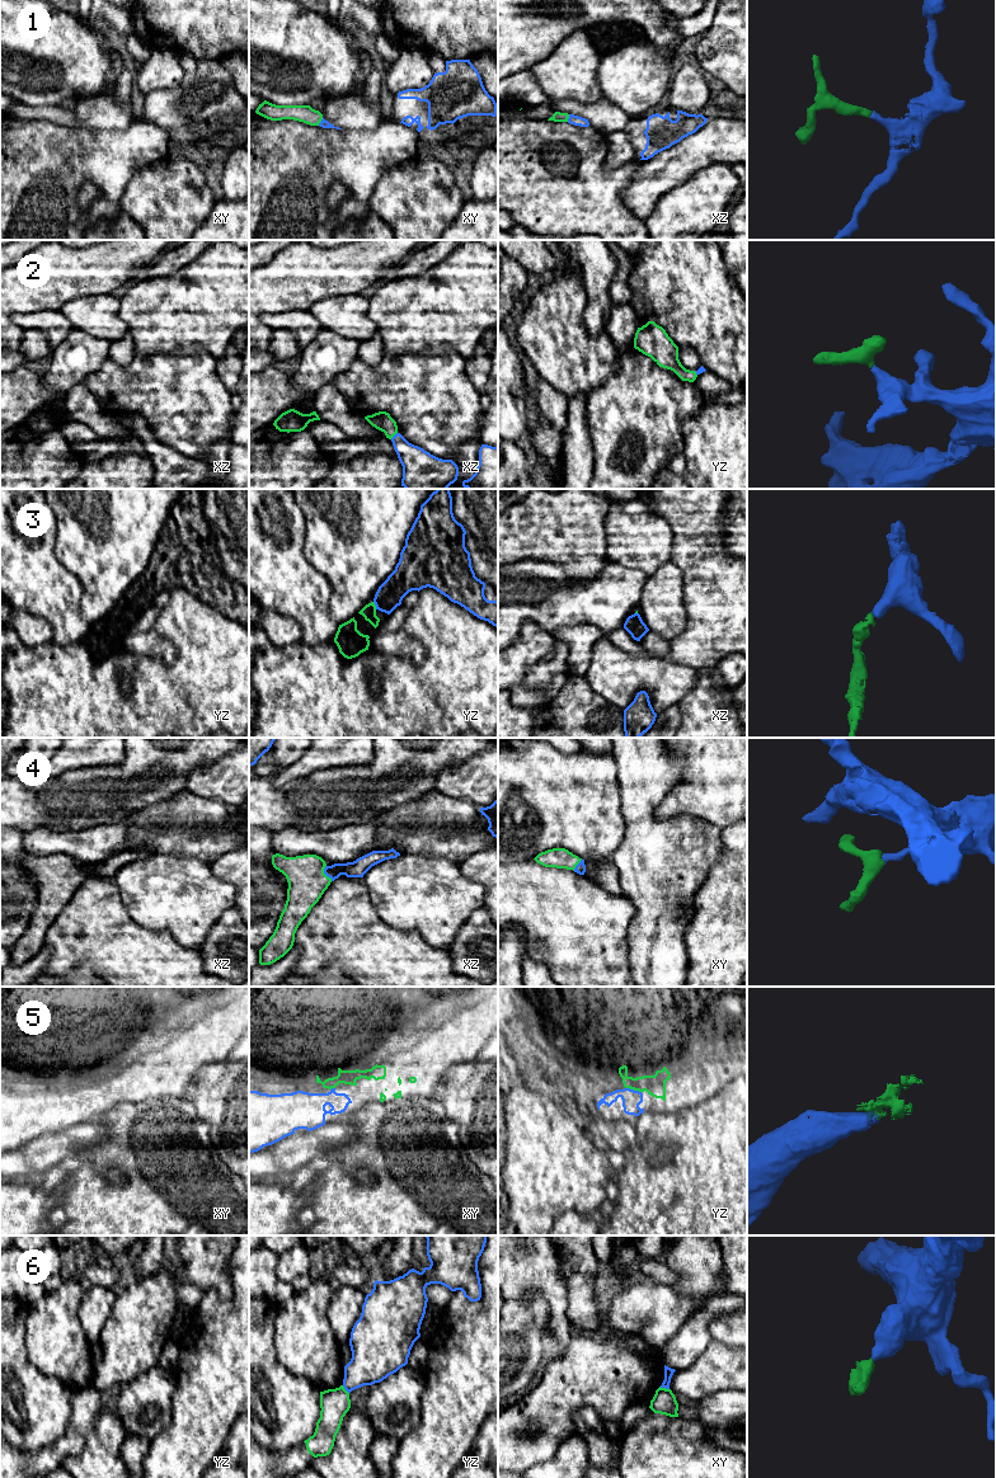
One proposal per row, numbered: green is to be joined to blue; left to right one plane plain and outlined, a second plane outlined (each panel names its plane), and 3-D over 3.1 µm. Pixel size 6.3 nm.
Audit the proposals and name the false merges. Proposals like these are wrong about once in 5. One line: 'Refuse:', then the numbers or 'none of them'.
Refuse: 6

